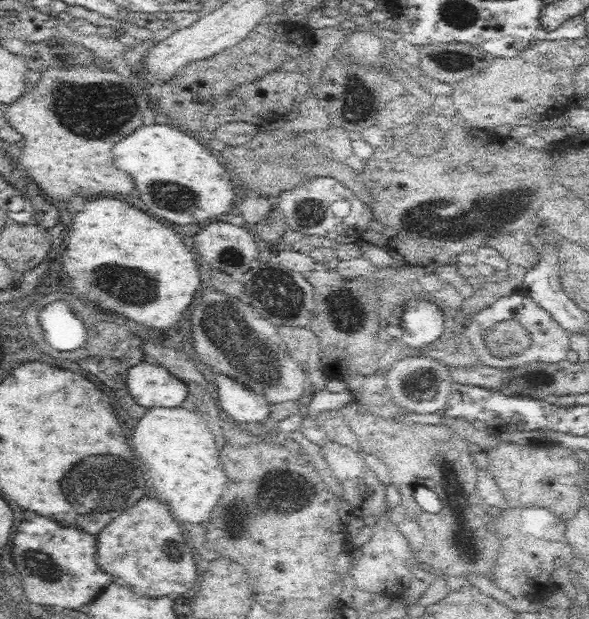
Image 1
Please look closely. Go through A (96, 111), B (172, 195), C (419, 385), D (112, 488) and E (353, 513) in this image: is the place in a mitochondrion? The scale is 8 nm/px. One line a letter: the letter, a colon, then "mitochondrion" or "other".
A: mitochondrion
B: mitochondrion
C: mitochondrion
D: mitochondrion
E: other

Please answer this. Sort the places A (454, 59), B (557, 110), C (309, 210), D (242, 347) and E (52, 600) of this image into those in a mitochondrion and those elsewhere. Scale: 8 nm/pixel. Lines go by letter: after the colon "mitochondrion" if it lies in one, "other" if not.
A: mitochondrion
B: other
C: mitochondrion
D: mitochondrion
E: mitochondrion

